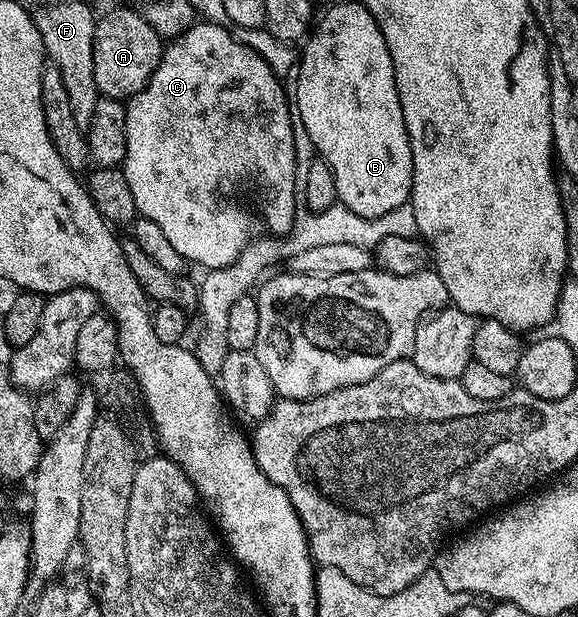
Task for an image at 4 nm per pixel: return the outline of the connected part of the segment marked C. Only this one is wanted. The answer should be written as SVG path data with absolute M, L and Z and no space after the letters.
M195 21L182 35L175 35L162 48L160 65L152 73L148 85L140 93L130 96L126 103L128 117L128 153L121 165L128 177L128 189L132 189L132 201L136 201L138 215L148 221L156 221L160 229L168 236L168 242L175 247L176 253L184 257L187 264L199 263L202 269L215 271L232 265L240 257L251 238L250 219L246 216L246 207L238 203L250 191L250 199L262 210L262 219L270 226L271 236L282 237L290 230L296 210L296 153L293 147L293 119L291 104L288 102L288 91L283 80L269 67L267 61L245 43L232 34L229 26L207 21Z

